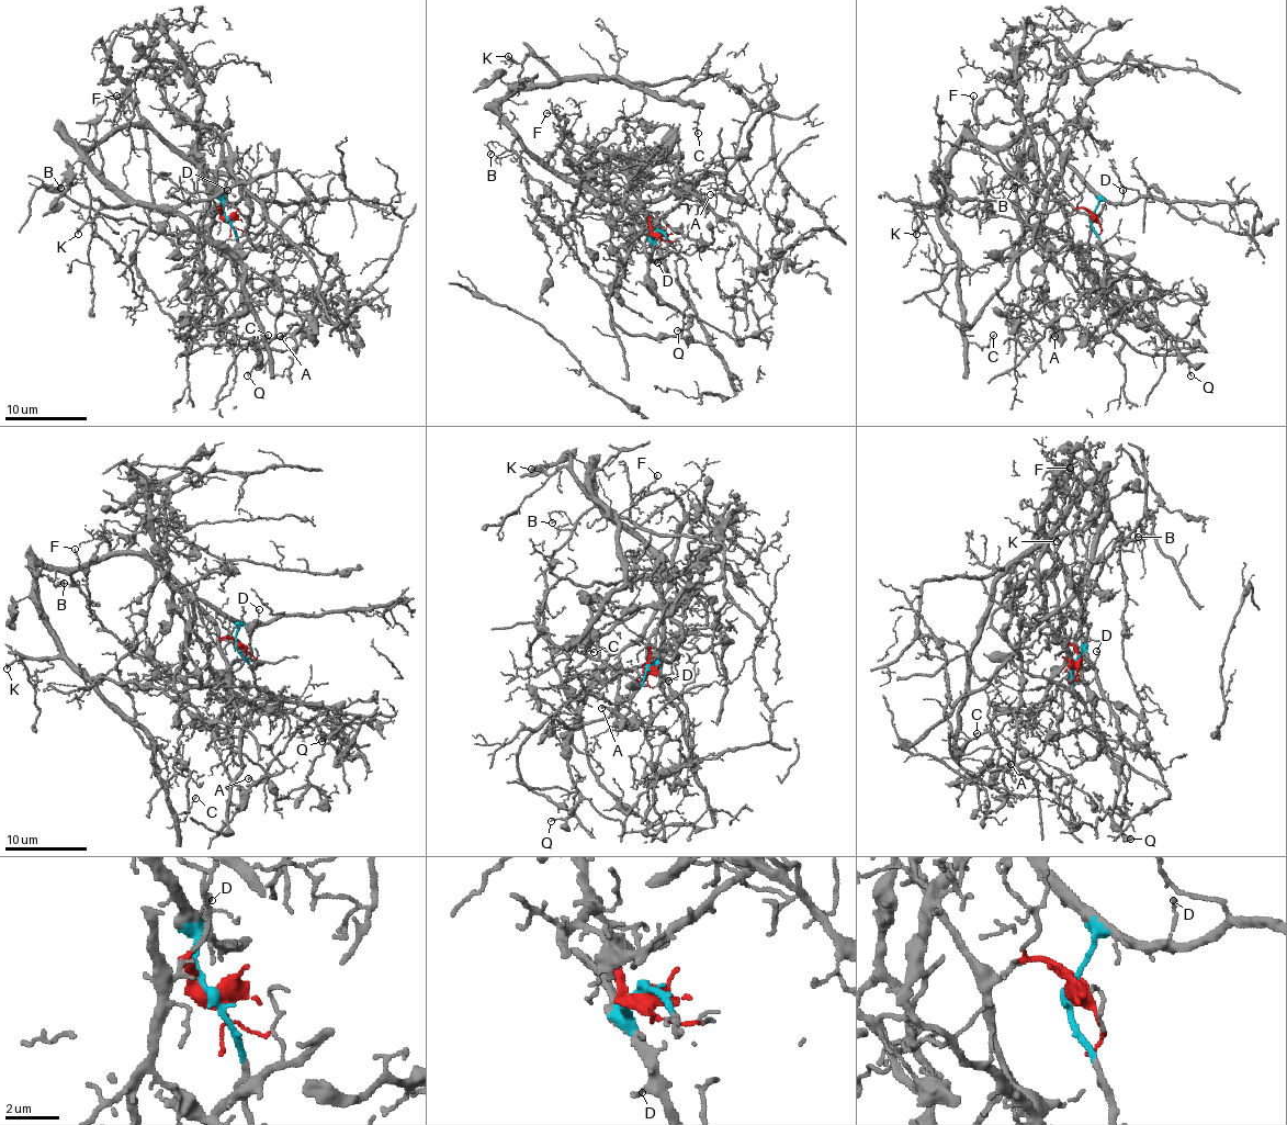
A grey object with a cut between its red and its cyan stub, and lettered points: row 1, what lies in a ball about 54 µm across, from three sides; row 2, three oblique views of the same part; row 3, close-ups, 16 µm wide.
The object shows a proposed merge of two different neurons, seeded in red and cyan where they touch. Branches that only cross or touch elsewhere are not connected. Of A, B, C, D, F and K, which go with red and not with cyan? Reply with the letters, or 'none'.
A

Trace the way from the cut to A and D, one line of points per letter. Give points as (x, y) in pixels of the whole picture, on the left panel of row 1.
A: (227, 217), (219, 207), (211, 234), (182, 262), (205, 265), (229, 290), (286, 290), (301, 321), (281, 337)
D: (227, 217), (224, 201), (229, 201), (225, 198), (227, 189)

